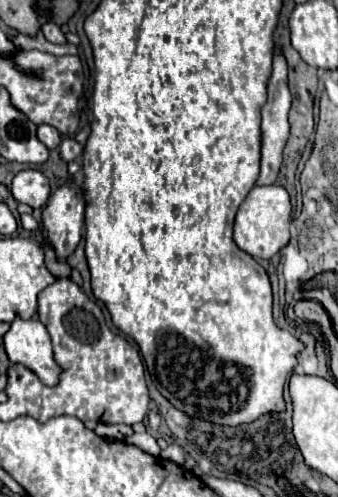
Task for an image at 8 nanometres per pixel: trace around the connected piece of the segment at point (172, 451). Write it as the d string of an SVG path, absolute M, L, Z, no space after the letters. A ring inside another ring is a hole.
M171 444L161 452L163 460L171 460L175 464L183 464L185 462L185 450L179 444Z

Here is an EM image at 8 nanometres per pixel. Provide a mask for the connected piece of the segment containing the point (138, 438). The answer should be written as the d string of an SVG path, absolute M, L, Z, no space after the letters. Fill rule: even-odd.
M149 432L133 434L133 436L125 438L125 442L127 442L127 444L133 444L133 446L137 446L137 448L141 448L143 452L147 452L147 454L151 454L151 456L159 456L159 452L161 452L159 446L157 446L155 436L149 434Z

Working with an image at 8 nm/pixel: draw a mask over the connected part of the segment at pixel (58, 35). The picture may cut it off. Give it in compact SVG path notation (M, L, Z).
M47 22L45 26L43 26L43 34L45 34L45 38L49 40L49 42L53 42L53 44L65 44L67 40L65 40L65 34L61 32L61 28L57 26L57 24L53 24L53 22Z

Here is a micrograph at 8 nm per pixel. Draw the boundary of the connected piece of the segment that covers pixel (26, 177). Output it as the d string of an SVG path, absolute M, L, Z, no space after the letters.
M23 170L13 178L11 192L17 202L29 204L31 208L41 208L49 200L51 186L47 176L39 170Z

